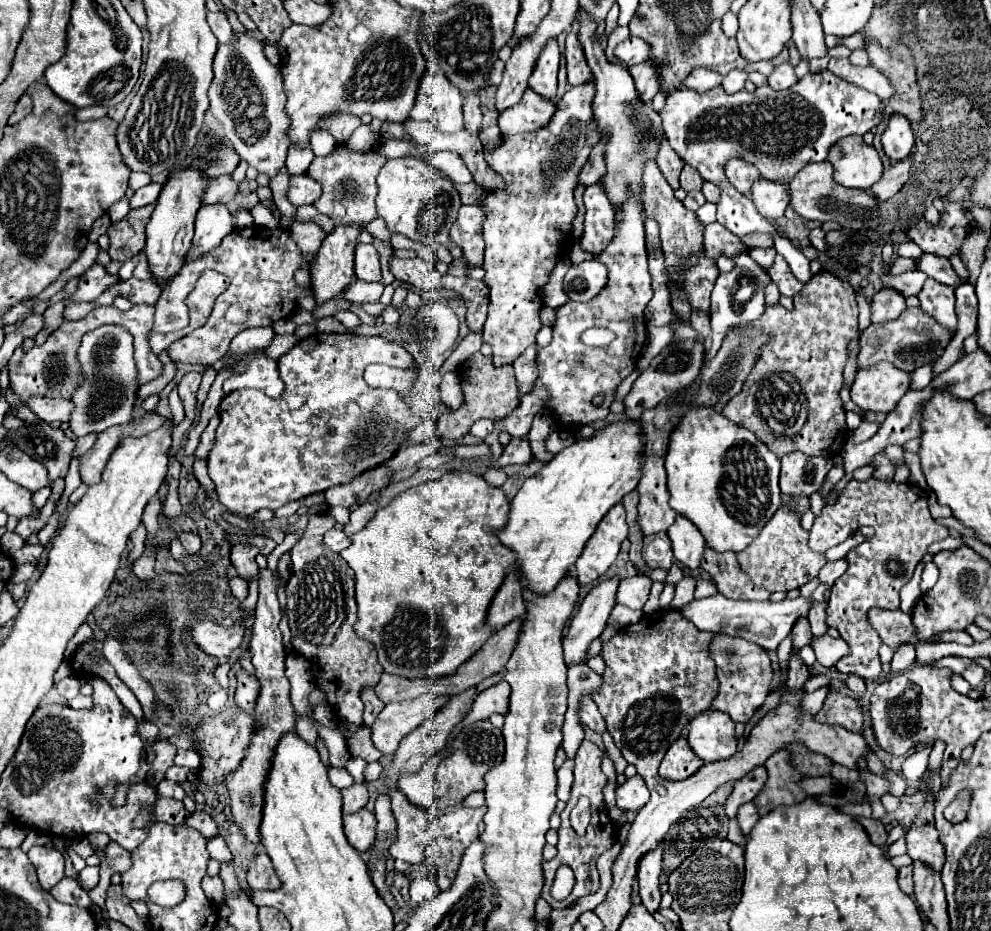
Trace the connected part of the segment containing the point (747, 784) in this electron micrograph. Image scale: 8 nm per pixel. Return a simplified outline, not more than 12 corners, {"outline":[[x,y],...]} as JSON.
{"outline":[[758,766],[734,782],[726,802],[728,818],[736,818],[738,806],[756,798],[768,778]]}

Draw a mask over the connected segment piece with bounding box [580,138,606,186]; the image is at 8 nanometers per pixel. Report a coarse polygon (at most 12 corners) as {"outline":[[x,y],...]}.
{"outline":[[606,138],[594,146],[580,172],[580,182],[590,186],[606,174]]}

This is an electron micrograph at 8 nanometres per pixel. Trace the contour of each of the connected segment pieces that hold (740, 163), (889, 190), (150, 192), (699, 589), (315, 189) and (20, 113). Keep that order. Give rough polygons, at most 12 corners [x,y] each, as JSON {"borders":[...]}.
{"borders":[[[740,158],[728,160],[724,170],[730,184],[748,194],[760,172]],[[912,158],[896,162],[872,184],[878,202],[892,198],[908,180]],[[160,184],[136,190],[130,208],[154,204],[162,190]],[[712,580],[696,582],[696,598],[712,596],[716,584]],[[308,174],[290,176],[294,206],[314,204],[320,184]],[[28,94],[18,100],[8,124],[20,122],[32,110]]]}

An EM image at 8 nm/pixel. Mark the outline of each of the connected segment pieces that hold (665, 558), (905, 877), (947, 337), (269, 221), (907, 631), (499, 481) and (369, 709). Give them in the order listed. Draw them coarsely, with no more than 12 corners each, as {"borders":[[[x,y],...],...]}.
{"borders":[[[666,532],[642,548],[648,568],[670,570],[674,558]],[[912,866],[900,868],[898,884],[912,896]],[[924,310],[868,326],[858,368],[938,360],[954,334]],[[254,206],[256,226],[276,228],[280,222],[266,206]],[[872,610],[868,616],[882,642],[892,650],[914,648],[920,638],[908,614]],[[488,470],[484,480],[500,488],[506,482],[504,470]],[[374,688],[362,690],[364,724],[372,726],[384,704]]]}

